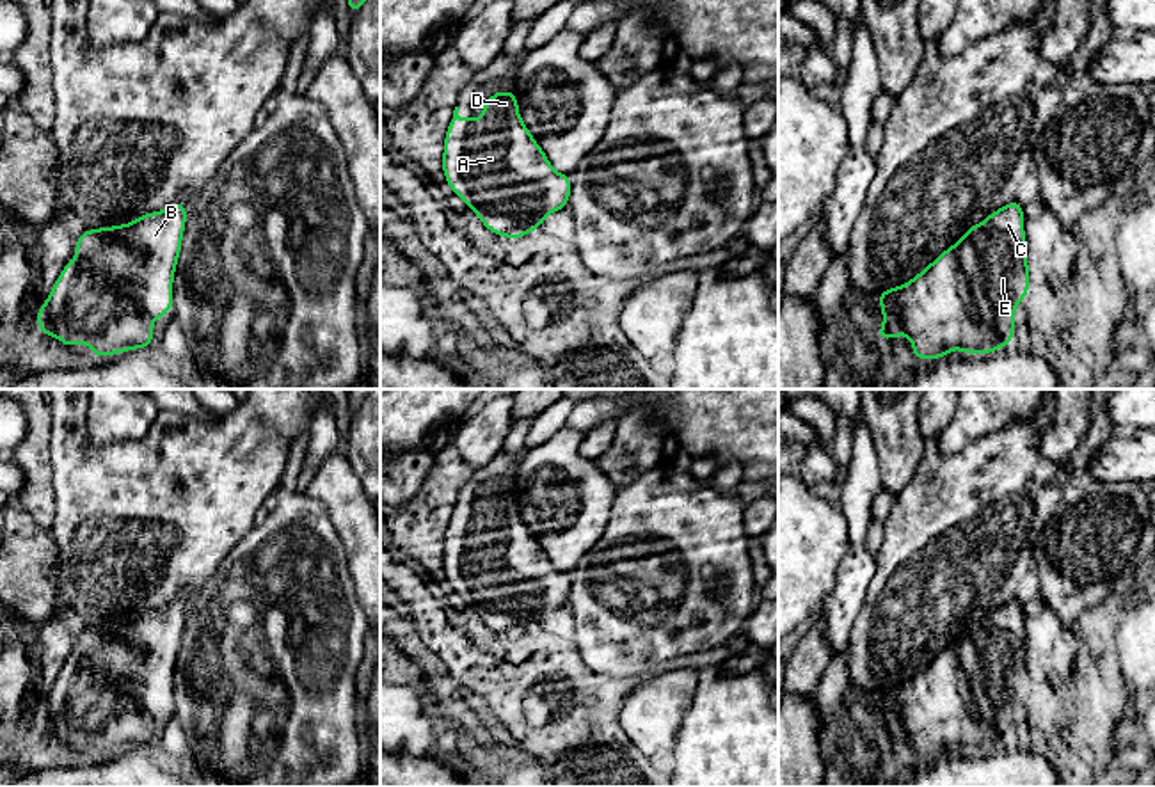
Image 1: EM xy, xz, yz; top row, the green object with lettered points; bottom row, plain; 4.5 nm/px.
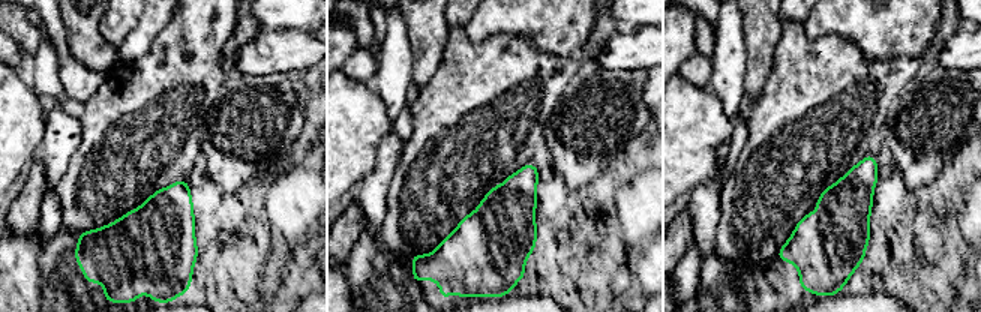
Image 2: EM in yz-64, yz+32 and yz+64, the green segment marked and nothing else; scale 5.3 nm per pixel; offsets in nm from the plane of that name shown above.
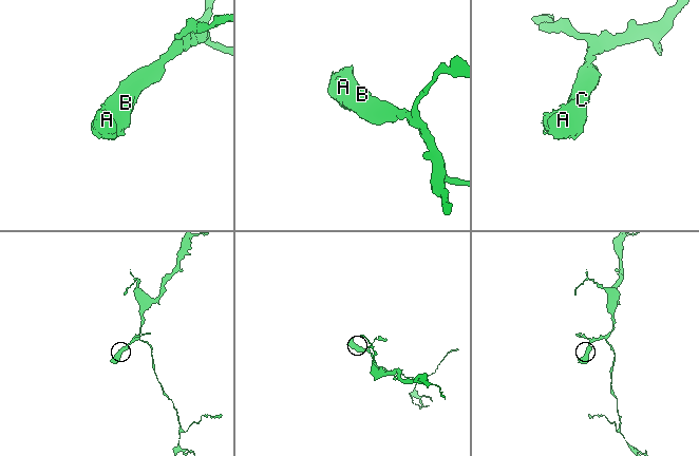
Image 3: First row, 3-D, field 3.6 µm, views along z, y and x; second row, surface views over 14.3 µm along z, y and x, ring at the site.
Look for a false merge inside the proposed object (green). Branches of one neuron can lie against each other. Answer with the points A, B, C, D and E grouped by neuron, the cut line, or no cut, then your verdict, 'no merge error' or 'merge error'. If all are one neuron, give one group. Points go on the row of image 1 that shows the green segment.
A B C D E; no cut; no merge error

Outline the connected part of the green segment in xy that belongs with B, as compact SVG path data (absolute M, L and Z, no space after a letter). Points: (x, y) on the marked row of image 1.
M176 203L124 226L84 231L76 238L75 261L66 263L48 300L37 309L39 332L69 348L87 341L96 357L149 348L151 323L172 307L172 279L185 224L187 204Z

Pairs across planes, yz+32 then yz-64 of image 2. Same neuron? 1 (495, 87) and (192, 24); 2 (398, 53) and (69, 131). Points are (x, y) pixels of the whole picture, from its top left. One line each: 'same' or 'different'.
1: same
2: same

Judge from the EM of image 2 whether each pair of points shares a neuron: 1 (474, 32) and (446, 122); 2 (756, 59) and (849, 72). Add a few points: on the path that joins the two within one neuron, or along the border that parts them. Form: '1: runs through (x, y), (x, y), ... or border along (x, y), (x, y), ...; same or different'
1: border along (464, 27), (471, 42), (482, 42), (504, 32); different
2: border along (782, 26), (771, 74), (759, 93); different

